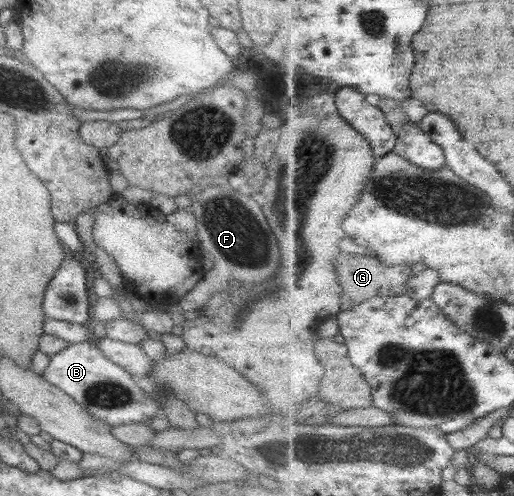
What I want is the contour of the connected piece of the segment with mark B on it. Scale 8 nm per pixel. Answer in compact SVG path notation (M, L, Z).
M92 341L69 343L58 353L49 356L48 365L41 376L109 427L144 423L161 414L159 403L147 397L144 390L136 384L135 378L104 357Z

